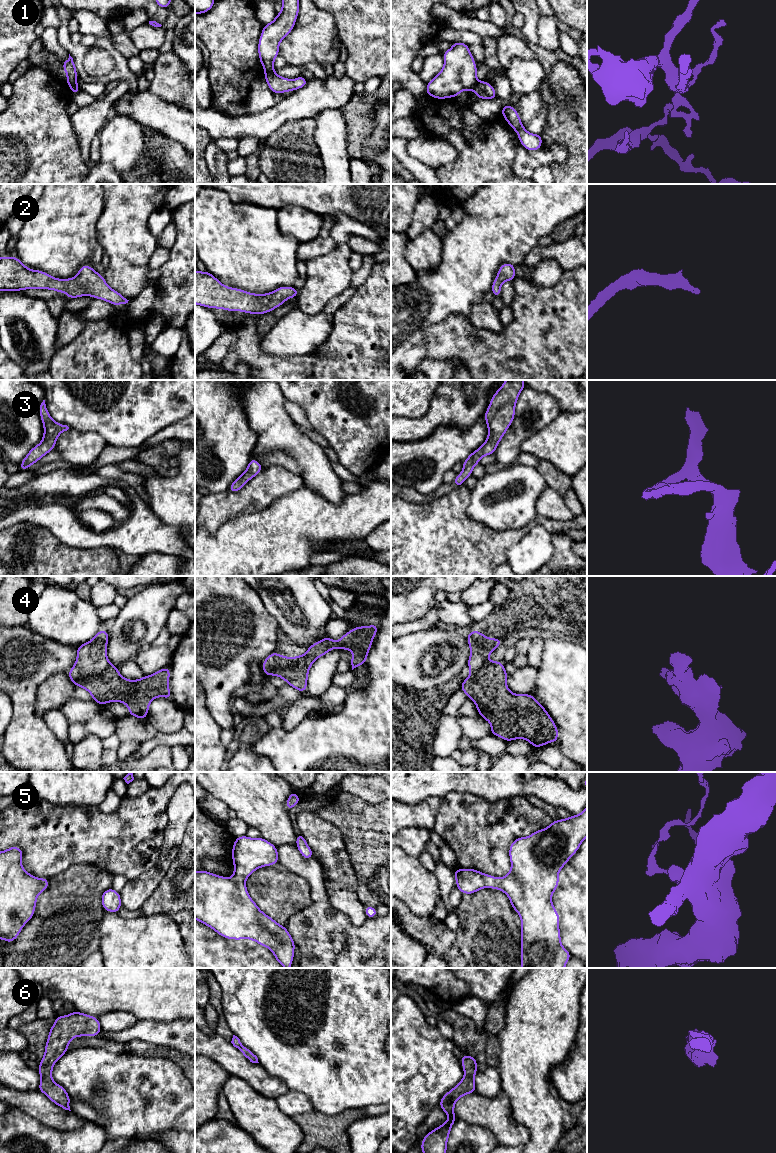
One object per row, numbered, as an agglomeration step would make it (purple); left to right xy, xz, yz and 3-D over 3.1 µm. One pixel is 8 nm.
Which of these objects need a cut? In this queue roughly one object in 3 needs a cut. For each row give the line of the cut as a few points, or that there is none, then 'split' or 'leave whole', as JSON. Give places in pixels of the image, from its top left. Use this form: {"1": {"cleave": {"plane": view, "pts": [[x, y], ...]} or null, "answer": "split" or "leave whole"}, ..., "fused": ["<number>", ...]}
{"1": {"cleave": {"plane": "xz", "pts": [[273, 70], [265, 73]]}, "answer": "split"}, "2": {"cleave": null, "answer": "leave whole"}, "3": {"cleave": null, "answer": "leave whole"}, "4": {"cleave": {"plane": "xy", "pts": [[109, 663], [99, 674], [85, 676], [73, 682]]}, "answer": "split"}, "5": {"cleave": null, "answer": "leave whole"}, "6": {"cleave": null, "answer": "leave whole"}, "fused": ["1", "4"]}

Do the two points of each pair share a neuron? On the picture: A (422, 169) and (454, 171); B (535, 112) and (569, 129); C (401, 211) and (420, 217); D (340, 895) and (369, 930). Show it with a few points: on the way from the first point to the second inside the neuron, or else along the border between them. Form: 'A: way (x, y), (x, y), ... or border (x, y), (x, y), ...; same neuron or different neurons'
A: border (433, 169), (435, 173); different neurons
B: border (540, 95), (546, 107), (546, 123), (541, 133); different neurons
C: border (425, 194), (418, 199), (411, 223), (405, 233); different neurons
D: border (341, 913), (356, 925), (361, 925), (367, 919); different neurons

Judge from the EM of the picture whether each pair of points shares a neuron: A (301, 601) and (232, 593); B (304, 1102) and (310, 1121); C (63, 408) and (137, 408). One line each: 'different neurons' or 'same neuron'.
A: different neurons
B: different neurons
C: same neuron

